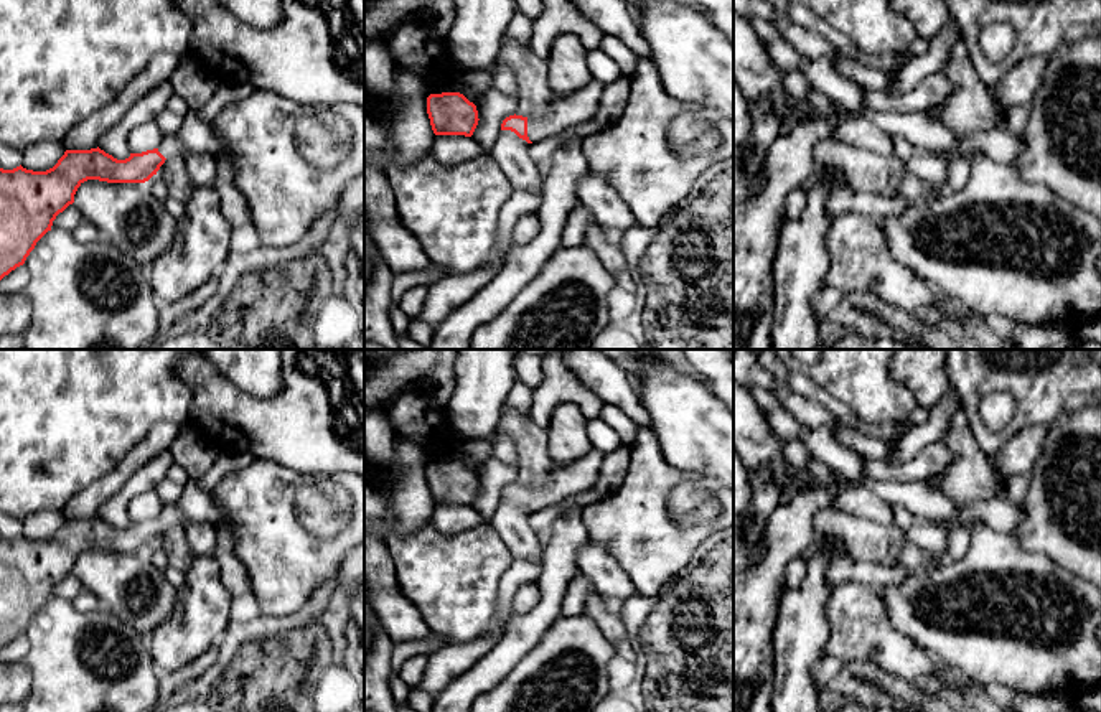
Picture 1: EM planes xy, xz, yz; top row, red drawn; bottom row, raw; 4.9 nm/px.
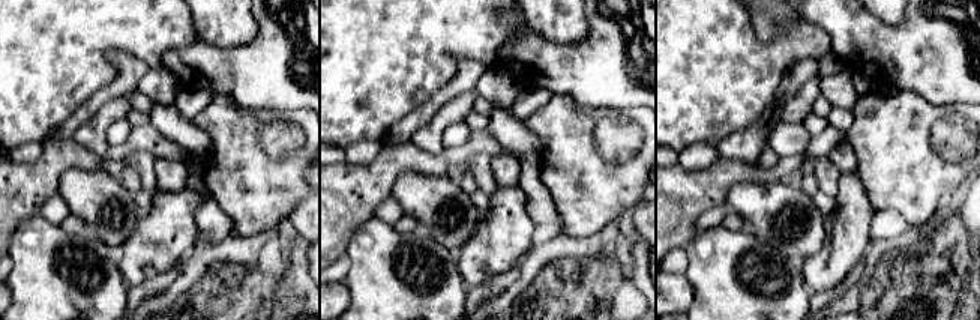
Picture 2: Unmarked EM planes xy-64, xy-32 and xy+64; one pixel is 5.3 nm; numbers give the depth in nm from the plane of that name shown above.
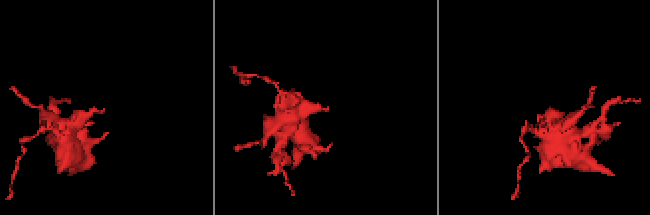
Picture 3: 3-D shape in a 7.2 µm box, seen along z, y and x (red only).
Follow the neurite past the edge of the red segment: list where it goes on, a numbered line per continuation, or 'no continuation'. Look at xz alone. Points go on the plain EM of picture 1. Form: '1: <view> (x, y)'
1: xz (562, 480)

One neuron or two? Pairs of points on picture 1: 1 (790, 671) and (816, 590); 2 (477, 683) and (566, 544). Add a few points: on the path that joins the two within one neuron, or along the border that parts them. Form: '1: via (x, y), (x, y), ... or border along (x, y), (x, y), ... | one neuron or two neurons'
1: via (796, 651), (803, 630), (803, 610) | one neuron
2: via (510, 648), (549, 608), (554, 579) | one neuron

